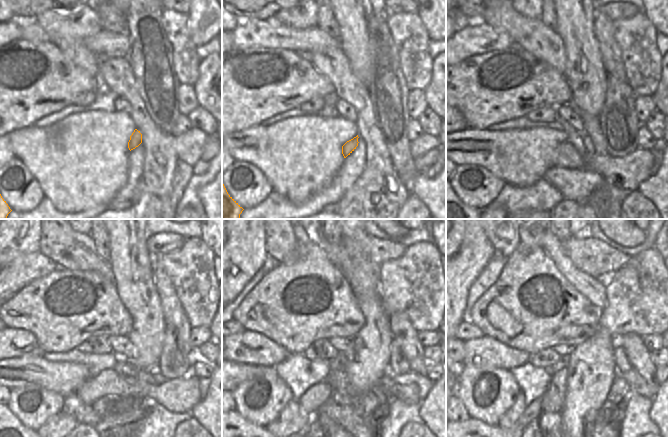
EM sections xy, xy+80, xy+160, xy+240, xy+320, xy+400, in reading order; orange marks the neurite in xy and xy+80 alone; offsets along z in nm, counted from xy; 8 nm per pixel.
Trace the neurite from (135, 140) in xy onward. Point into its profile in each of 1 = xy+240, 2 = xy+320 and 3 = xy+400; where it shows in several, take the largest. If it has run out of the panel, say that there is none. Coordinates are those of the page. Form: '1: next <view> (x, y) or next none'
1: next xy+240 (108, 383)
2: next xy+320 (318, 394)
3: next xy+400 (531, 413)

